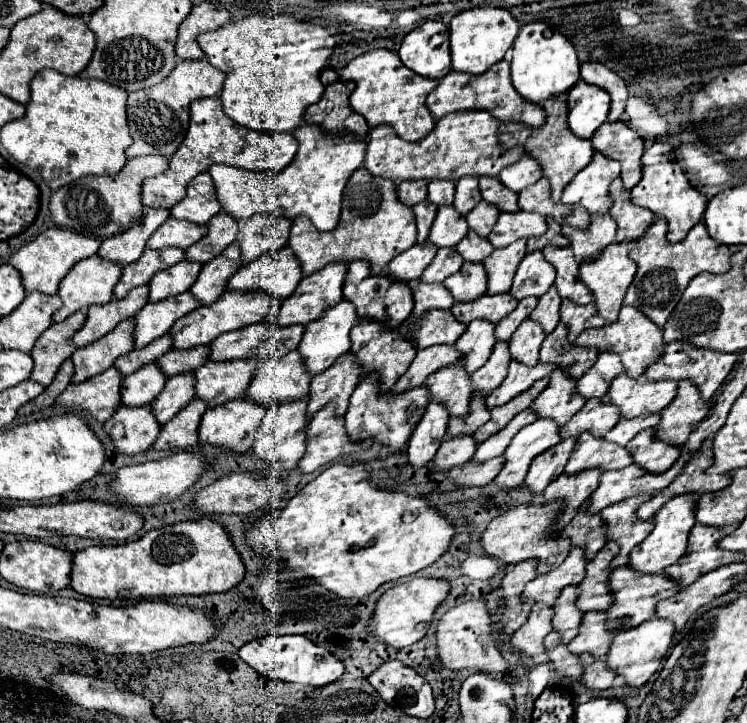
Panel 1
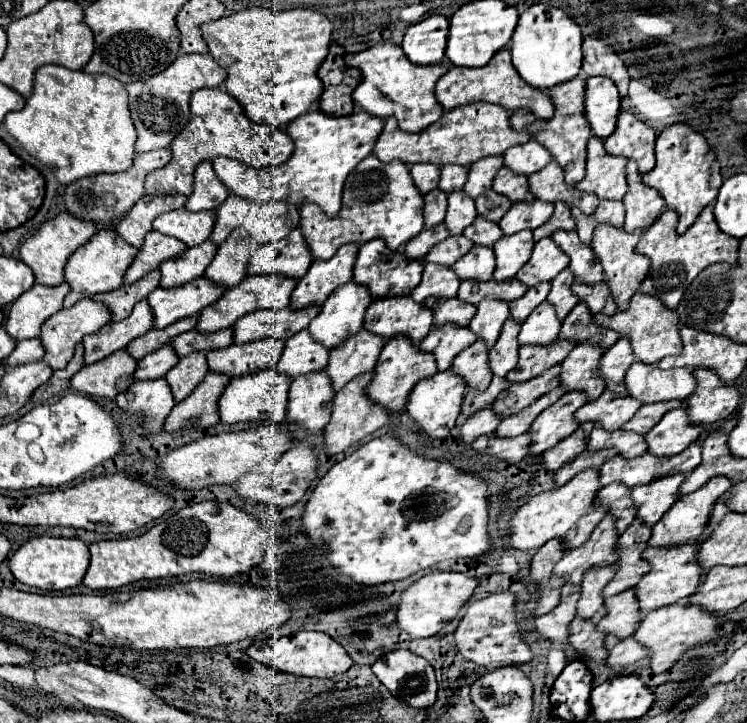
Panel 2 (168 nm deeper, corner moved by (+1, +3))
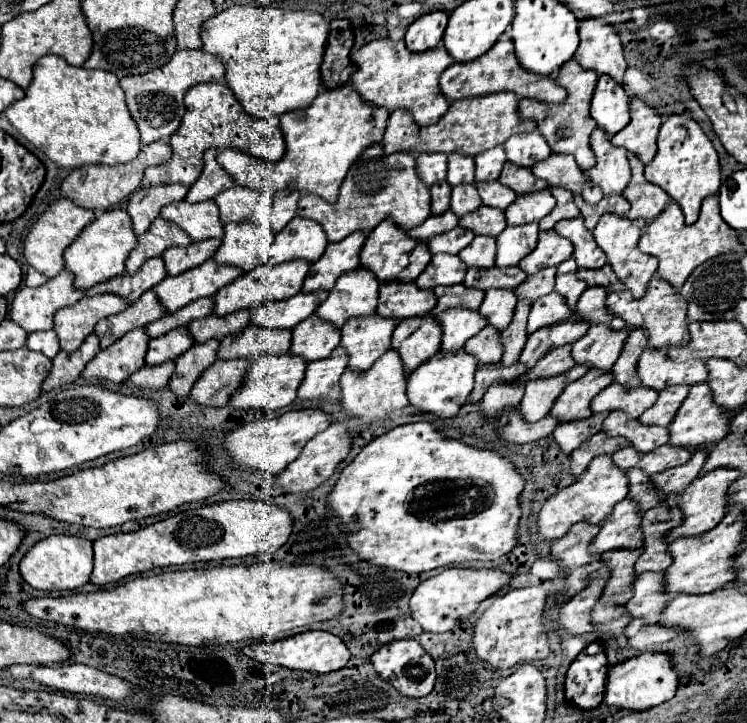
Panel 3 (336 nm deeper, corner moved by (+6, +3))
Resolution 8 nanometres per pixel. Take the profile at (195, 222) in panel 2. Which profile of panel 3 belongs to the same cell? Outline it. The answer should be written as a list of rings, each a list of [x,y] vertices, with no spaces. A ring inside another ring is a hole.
[[[214,201],[170,203],[168,207],[162,209],[160,217],[182,227],[192,237],[192,241],[202,241],[202,239],[224,235],[220,211],[218,211],[218,205]]]

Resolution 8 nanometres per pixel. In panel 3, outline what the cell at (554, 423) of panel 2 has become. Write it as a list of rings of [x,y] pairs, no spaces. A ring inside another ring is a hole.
[[[592,369],[578,381],[572,381],[562,395],[556,399],[550,415],[558,415],[560,421],[578,421],[592,415],[590,403],[594,395],[598,395],[604,387],[608,387],[614,381],[612,371]]]

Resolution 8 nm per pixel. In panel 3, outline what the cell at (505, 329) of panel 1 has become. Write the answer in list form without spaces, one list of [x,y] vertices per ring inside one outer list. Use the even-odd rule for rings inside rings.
[[[548,267],[548,269],[542,269],[536,275],[528,275],[516,287],[516,297],[536,301],[536,299],[552,293],[554,291],[554,277],[556,277],[556,267]]]

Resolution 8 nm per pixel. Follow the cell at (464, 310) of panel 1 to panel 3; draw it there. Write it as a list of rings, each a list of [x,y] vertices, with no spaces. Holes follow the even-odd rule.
[[[470,267],[466,273],[466,279],[464,279],[464,285],[474,287],[474,289],[484,289],[484,291],[490,287],[514,289],[516,285],[520,285],[520,281],[524,281],[524,277],[526,277],[526,273],[520,267],[508,267],[508,269]]]

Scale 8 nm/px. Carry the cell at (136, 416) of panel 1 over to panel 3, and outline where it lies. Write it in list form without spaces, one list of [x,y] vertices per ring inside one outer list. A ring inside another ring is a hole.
[[[164,361],[160,365],[144,365],[142,369],[138,369],[130,381],[138,387],[150,387],[150,389],[160,389],[164,385],[168,385],[170,377],[174,373],[174,361]]]

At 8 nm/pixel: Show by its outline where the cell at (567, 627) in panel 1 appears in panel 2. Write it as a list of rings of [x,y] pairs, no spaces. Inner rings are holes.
[[[613,565],[605,569],[595,569],[593,573],[585,573],[581,581],[581,595],[577,601],[577,617],[583,617],[593,625],[601,621],[601,617],[605,615],[605,609],[601,609],[603,605],[601,589],[609,581],[609,577],[613,577]]]

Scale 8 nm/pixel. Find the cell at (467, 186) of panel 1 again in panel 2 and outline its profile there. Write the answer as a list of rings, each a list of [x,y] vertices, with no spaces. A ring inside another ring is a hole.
[[[485,157],[485,159],[477,161],[477,165],[471,165],[467,183],[463,187],[465,195],[475,199],[475,197],[487,193],[491,189],[497,169],[501,169],[501,157]]]

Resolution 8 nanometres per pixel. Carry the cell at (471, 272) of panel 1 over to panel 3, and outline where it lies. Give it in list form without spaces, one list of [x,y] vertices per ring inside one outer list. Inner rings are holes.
[[[476,235],[474,241],[466,249],[462,249],[458,255],[468,267],[490,269],[496,259],[496,237]]]

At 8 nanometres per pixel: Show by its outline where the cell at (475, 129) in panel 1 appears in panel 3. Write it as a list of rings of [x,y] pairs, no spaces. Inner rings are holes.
[[[500,91],[500,93],[486,93],[478,97],[468,97],[468,99],[456,99],[448,113],[430,127],[420,127],[412,113],[406,109],[394,109],[388,119],[388,129],[384,133],[382,145],[386,153],[396,153],[396,151],[406,151],[410,155],[420,155],[420,153],[462,153],[462,155],[478,155],[486,149],[492,149],[496,145],[506,143],[512,135],[518,133],[528,133],[536,129],[534,119],[522,119],[518,115],[518,97],[510,91]]]

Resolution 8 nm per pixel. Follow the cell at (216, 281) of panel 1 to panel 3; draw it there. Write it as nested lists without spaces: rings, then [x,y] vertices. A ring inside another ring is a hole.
[[[248,221],[228,223],[214,259],[224,265],[252,271],[262,263],[262,253],[268,251],[272,241],[274,233],[270,225],[254,225]]]

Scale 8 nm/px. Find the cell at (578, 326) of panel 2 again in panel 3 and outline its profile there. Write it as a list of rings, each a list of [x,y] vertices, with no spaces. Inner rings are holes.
[[[598,285],[588,287],[576,305],[576,315],[584,317],[592,325],[602,323],[602,325],[608,325],[608,327],[620,331],[626,327],[626,323],[620,321],[620,317],[608,313],[606,303],[604,303],[606,297],[608,297],[608,291],[604,287],[598,287]]]

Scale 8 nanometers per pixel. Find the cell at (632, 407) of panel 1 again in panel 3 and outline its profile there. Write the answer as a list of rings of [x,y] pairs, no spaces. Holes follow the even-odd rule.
[[[646,349],[638,363],[638,377],[644,387],[666,389],[670,385],[696,385],[706,381],[708,367],[704,359],[688,359],[684,363],[674,363],[666,349]]]

